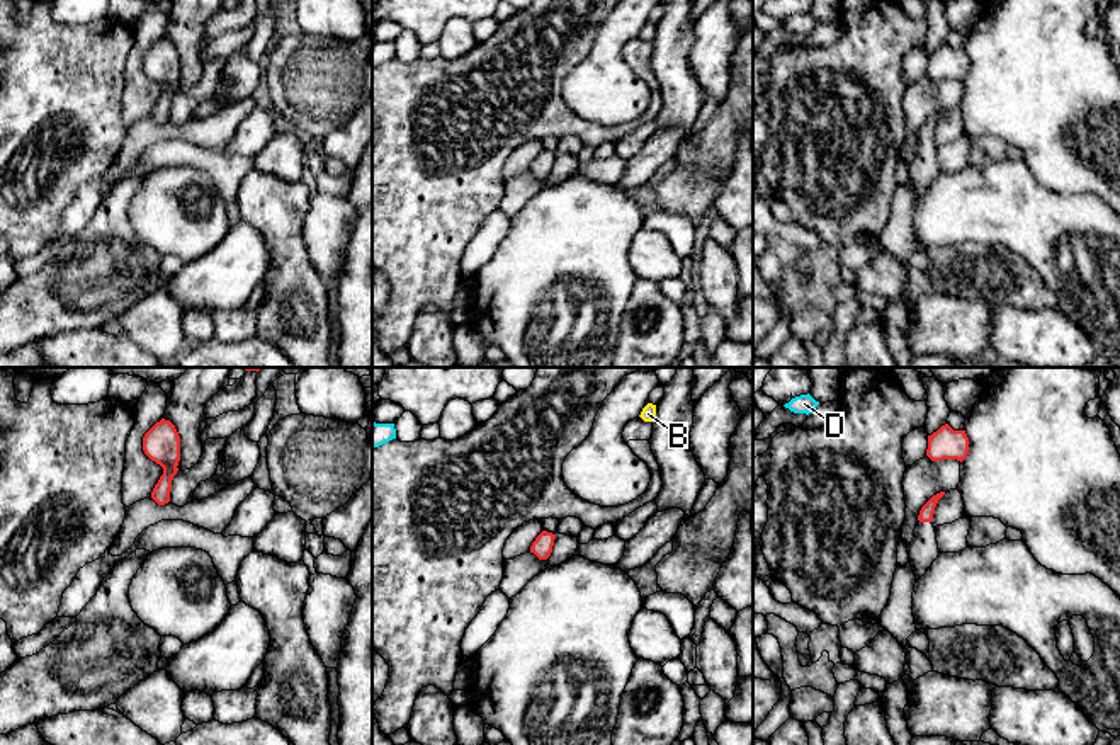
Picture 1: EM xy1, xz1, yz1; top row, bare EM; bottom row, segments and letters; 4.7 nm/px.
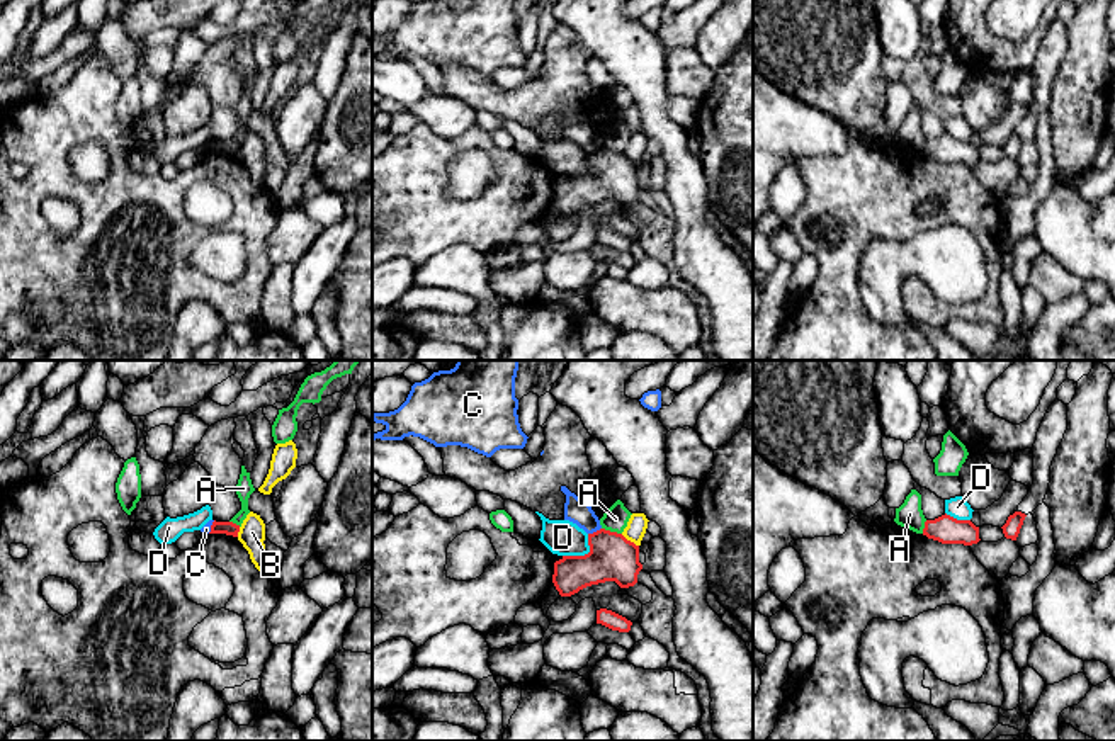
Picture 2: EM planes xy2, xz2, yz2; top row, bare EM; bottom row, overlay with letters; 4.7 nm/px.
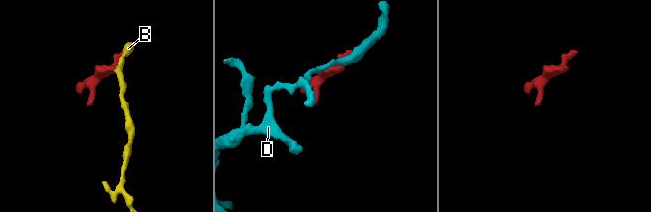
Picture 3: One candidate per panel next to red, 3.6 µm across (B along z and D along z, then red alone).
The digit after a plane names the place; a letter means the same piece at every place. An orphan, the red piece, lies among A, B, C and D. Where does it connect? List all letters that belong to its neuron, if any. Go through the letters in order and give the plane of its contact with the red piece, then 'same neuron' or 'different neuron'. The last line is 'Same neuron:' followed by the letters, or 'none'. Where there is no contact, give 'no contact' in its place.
A: xz2 | different neuron
B: xz2 | different neuron
C: xz2 | different neuron
D: xz2 | different neuron
Same neuron: none

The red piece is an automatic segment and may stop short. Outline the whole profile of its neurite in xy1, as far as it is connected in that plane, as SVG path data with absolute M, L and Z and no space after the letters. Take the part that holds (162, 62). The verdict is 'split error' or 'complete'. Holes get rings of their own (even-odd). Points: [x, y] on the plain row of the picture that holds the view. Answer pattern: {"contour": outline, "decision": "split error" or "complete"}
{"contour": "M161 37L143 56L144 73L163 87L163 94L151 111L158 124L170 121L172 99L178 90L180 54L170 39Z", "decision": "complete"}

